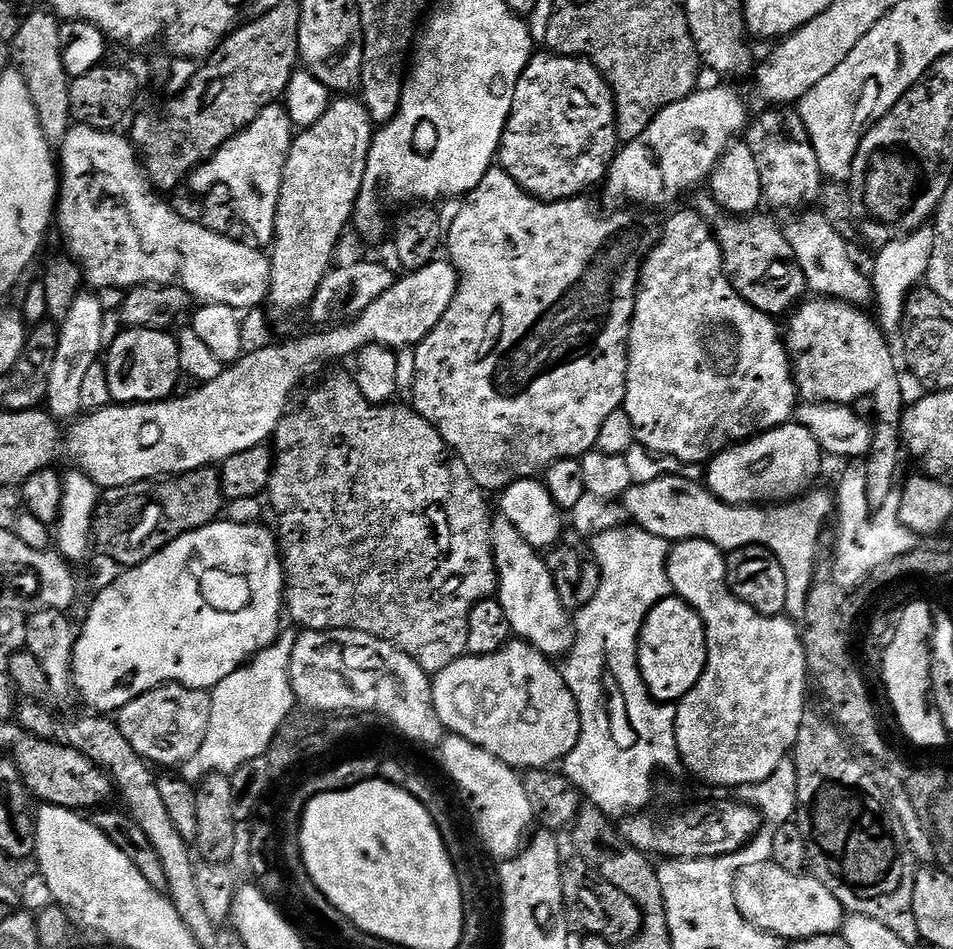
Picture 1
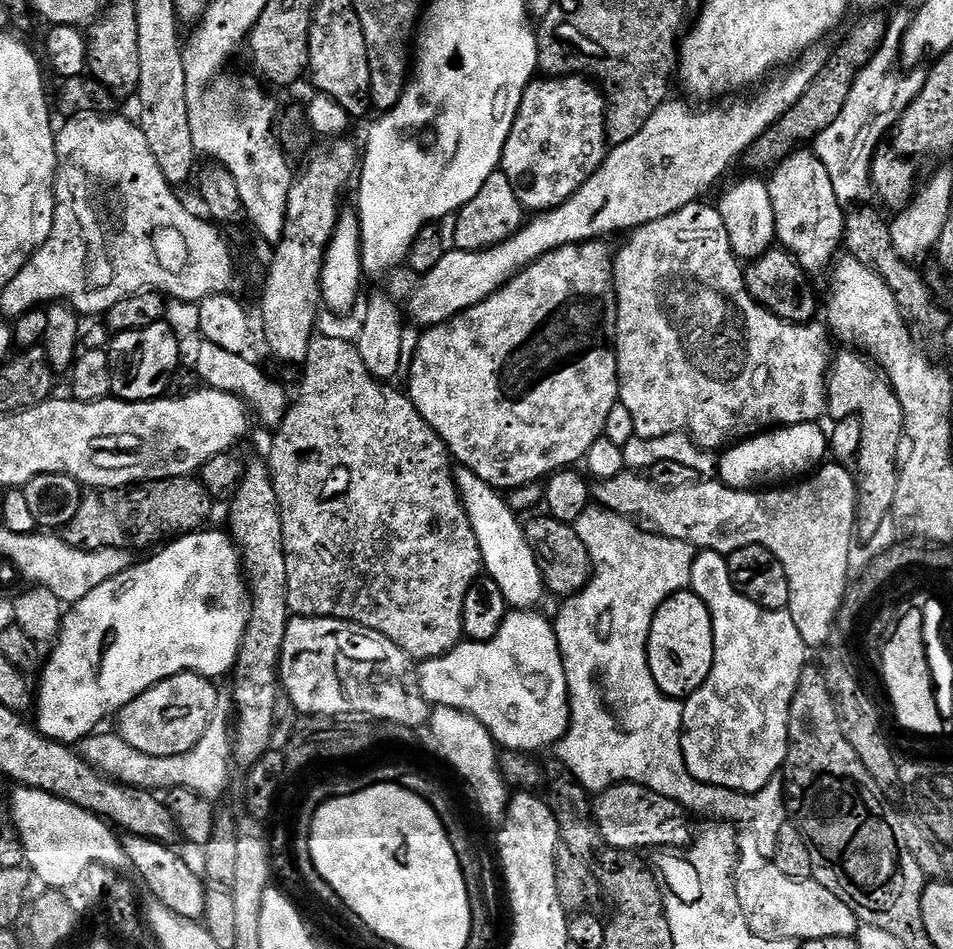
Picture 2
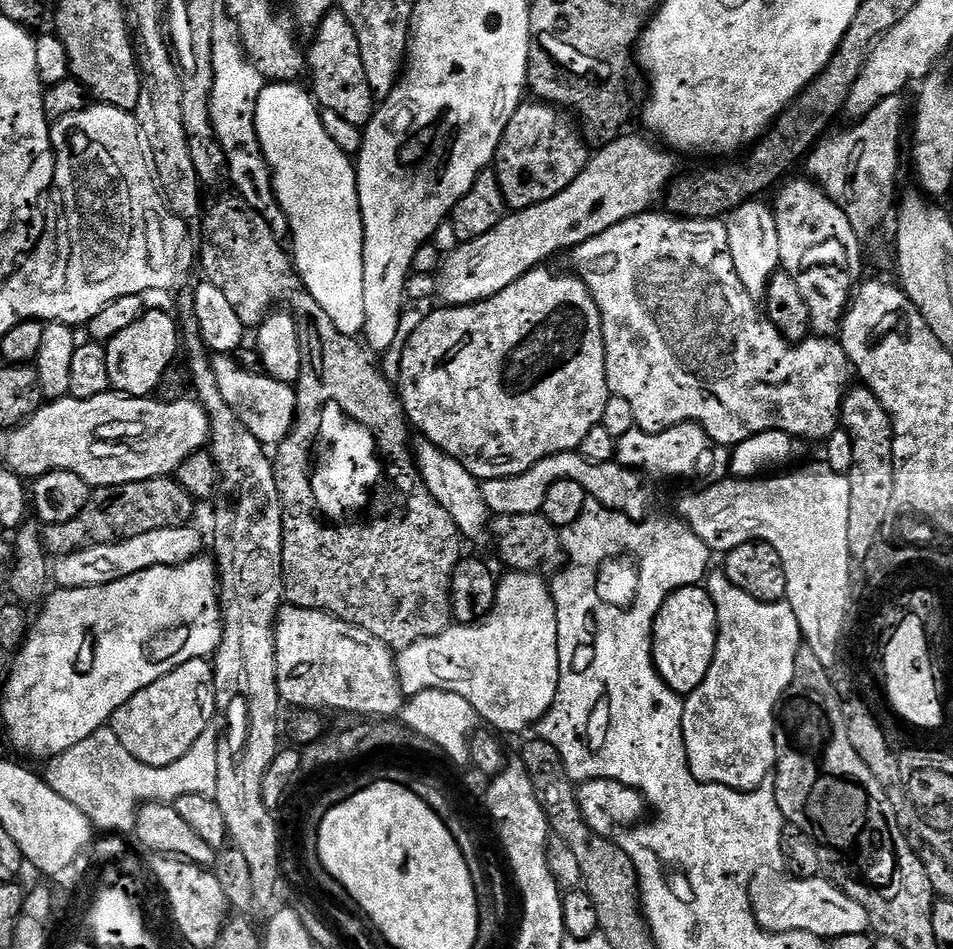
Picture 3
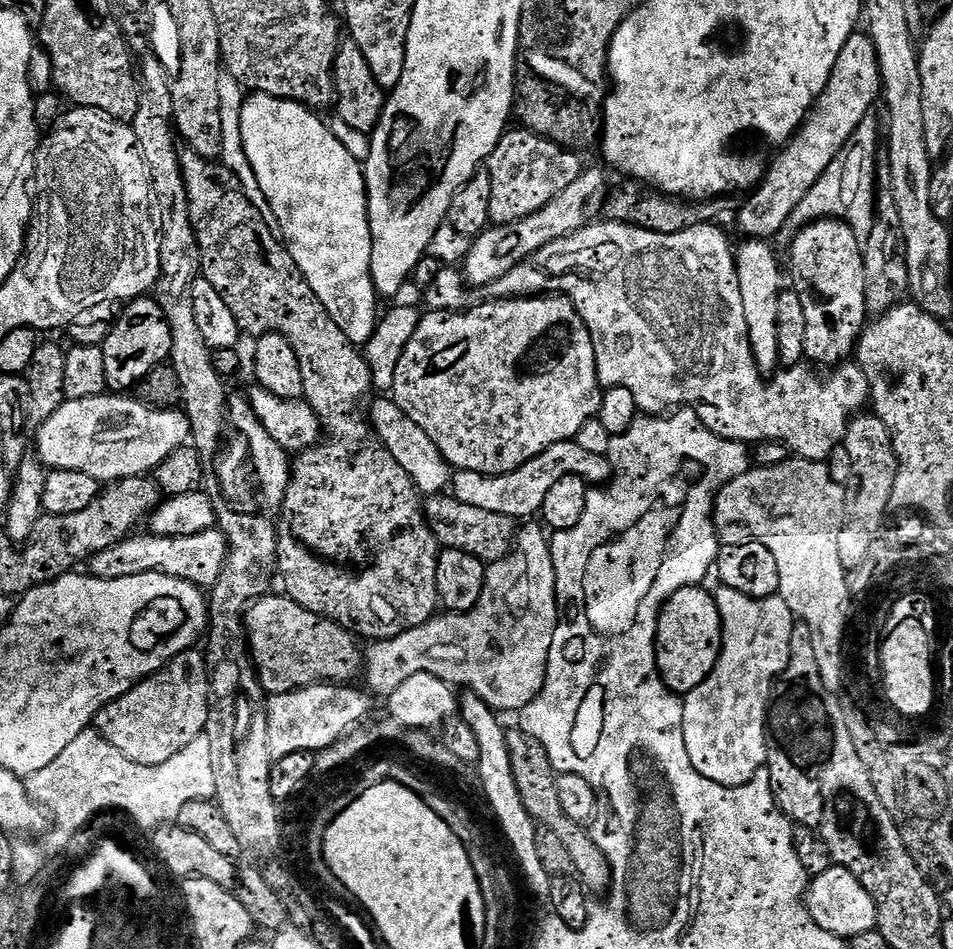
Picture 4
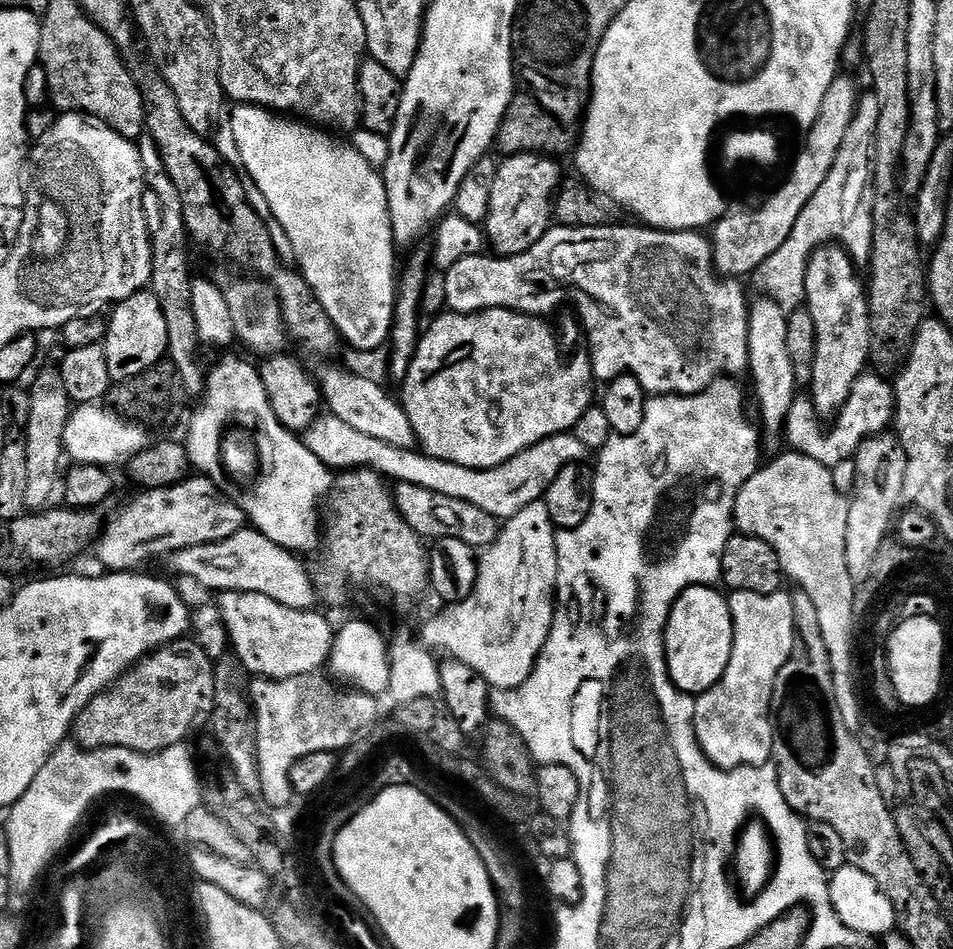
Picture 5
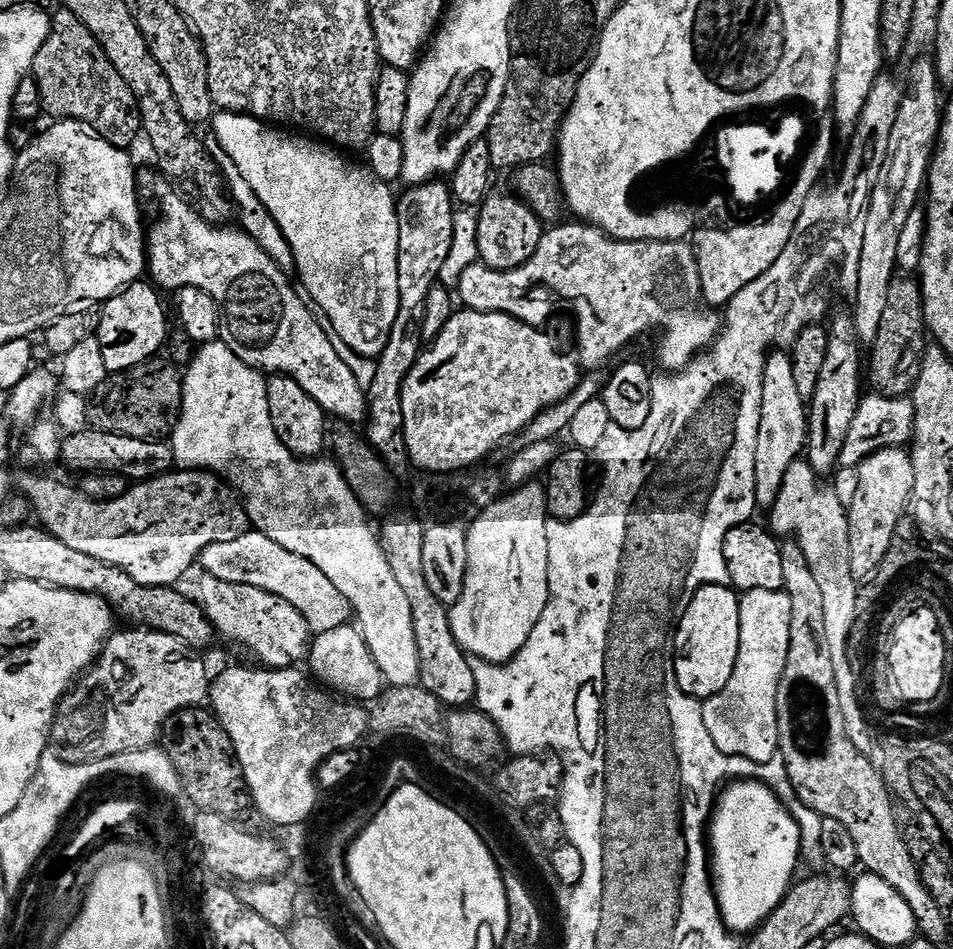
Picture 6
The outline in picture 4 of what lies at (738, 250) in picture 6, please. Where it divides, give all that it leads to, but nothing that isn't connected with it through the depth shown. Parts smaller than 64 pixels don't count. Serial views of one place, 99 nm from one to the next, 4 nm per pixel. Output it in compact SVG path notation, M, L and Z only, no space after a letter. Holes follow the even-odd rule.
M857 30L852 33L846 46L842 46L842 54L838 54L838 62L834 62L834 70L826 82L824 93L808 113L808 119L773 159L764 179L747 197L749 200L740 212L740 228L745 232L745 237L773 238L780 231L785 231L790 214L794 214L806 194L814 190L814 182L818 182L826 166L838 158L881 96L880 59L876 56L876 45L871 36Z

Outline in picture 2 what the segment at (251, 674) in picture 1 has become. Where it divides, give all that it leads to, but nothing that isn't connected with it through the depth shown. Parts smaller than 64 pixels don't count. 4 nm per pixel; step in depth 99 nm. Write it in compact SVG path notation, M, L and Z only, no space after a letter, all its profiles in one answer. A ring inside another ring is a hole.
M220 699L214 718L206 730L206 734L186 754L177 756L151 756L142 754L142 750L134 750L115 731L97 731L82 741L82 755L87 764L100 769L106 776L119 780L122 784L133 784L136 788L149 790L167 790L185 788L202 794L213 802L223 794L228 786L228 778L232 774L233 733L230 731L230 704L227 699Z

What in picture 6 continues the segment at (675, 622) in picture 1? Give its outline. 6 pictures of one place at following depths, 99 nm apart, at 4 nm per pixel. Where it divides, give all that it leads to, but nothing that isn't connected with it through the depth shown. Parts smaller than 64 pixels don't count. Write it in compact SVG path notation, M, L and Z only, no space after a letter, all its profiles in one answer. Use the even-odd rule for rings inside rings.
M704 585L686 606L674 632L676 681L686 695L701 702L718 694L734 674L740 645L740 596L726 585Z

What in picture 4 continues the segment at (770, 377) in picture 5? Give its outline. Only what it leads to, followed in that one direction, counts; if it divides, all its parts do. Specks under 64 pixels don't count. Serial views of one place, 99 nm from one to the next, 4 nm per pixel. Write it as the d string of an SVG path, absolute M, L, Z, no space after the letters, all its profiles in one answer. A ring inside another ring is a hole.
M750 238L737 249L736 273L742 291L742 306L745 307L746 324L750 334L751 350L760 372L768 376L775 373L780 363L778 348L778 300L784 291L782 285L782 268L780 262L769 245L762 238Z

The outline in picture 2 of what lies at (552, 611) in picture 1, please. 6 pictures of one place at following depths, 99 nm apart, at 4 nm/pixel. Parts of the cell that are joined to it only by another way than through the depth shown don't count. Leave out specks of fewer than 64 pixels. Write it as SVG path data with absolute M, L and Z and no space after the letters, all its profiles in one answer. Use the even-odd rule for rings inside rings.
M457 467L454 479L460 489L460 503L466 510L474 538L478 538L480 562L487 579L498 582L498 590L502 590L505 605L516 610L535 609L536 603L546 596L546 585L540 573L540 561L524 536L522 520L516 517L519 515L509 507L497 489L482 482L482 478L478 478L478 474L468 468Z

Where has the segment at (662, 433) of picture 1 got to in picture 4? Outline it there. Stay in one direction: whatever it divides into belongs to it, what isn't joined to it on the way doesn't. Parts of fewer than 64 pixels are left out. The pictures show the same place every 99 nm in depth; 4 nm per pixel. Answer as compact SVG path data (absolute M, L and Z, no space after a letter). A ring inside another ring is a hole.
M613 220L589 222L582 230L578 230L569 236L558 238L542 250L538 250L530 258L523 260L510 274L502 274L494 282L483 285L483 299L490 300L514 300L517 296L542 296L545 294L559 294L569 296L576 304L588 328L592 332L592 339L596 342L596 369L600 379L601 388L625 388L634 394L636 407L644 414L664 414L669 410L679 410L685 406L699 406L701 409L712 408L709 412L700 412L700 420L710 431L718 434L723 440L738 440L741 444L759 446L765 442L775 442L784 445L789 453L806 460L827 461L836 447L843 445L844 435L848 433L848 424L853 416L861 415L869 407L872 399L872 387L870 378L862 370L862 366L855 362L845 362L835 369L833 376L819 376L817 369L811 363L801 362L785 367L777 371L771 379L767 380L763 372L760 372L751 350L750 334L746 324L745 307L742 306L742 291L739 286L739 278L736 273L736 257L734 244L728 241L726 233L716 224L699 224L690 230L682 230L678 234L658 234L645 228L639 228L634 224L619 224Z

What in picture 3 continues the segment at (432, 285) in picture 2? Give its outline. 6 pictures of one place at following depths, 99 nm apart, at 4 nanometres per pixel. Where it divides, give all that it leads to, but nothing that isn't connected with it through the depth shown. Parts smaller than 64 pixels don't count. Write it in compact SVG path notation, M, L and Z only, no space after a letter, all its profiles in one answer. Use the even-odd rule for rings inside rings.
M622 134L612 144L599 149L589 159L582 174L578 174L578 178L574 178L574 182L566 186L566 190L554 194L554 198L505 215L496 228L491 228L486 234L473 240L463 241L455 251L447 253L438 273L439 299L444 299L441 301L448 306L477 304L479 300L488 300L502 290L506 290L506 286L510 286L527 272L541 267L551 256L564 251L567 253L582 242L610 230L610 226L618 226L618 222L629 220L632 216L641 216L649 211L655 205L652 203L655 200L657 203L663 197L668 190L668 185L677 175L675 173L677 157L671 151L661 147L659 143L651 144L647 140L649 139L647 135L644 135L645 137L628 135Z

